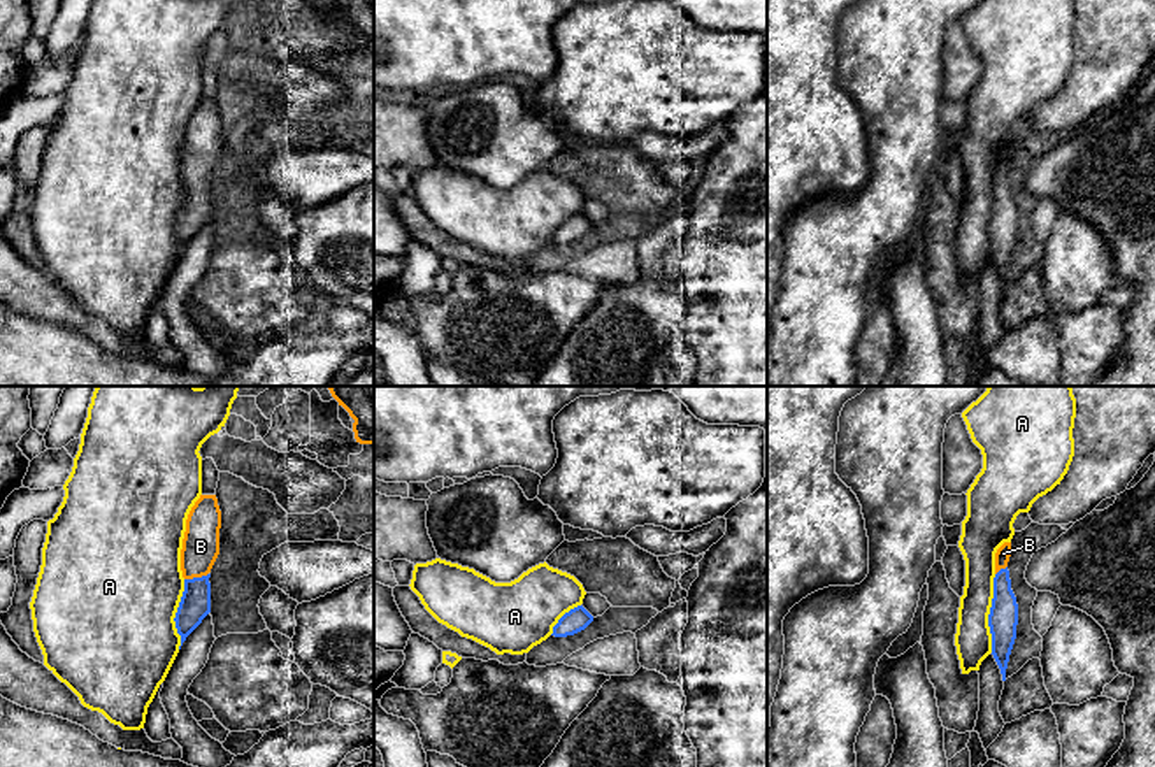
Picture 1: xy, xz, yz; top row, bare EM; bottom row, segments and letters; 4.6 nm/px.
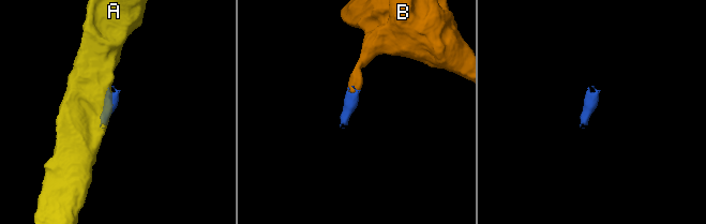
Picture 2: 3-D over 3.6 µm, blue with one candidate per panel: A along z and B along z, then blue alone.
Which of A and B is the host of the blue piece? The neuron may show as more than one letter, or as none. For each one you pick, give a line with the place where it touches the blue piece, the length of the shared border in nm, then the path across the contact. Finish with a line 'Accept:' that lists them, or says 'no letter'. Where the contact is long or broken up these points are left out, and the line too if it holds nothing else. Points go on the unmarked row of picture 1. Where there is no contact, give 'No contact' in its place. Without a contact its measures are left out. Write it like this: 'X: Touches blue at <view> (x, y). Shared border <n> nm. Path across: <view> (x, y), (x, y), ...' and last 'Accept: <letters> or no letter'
B: Touches blue at xy (195, 185). Shared border 120 nm. Path across: xy (195, 211), (195, 185), (200, 153)
Accept: B

